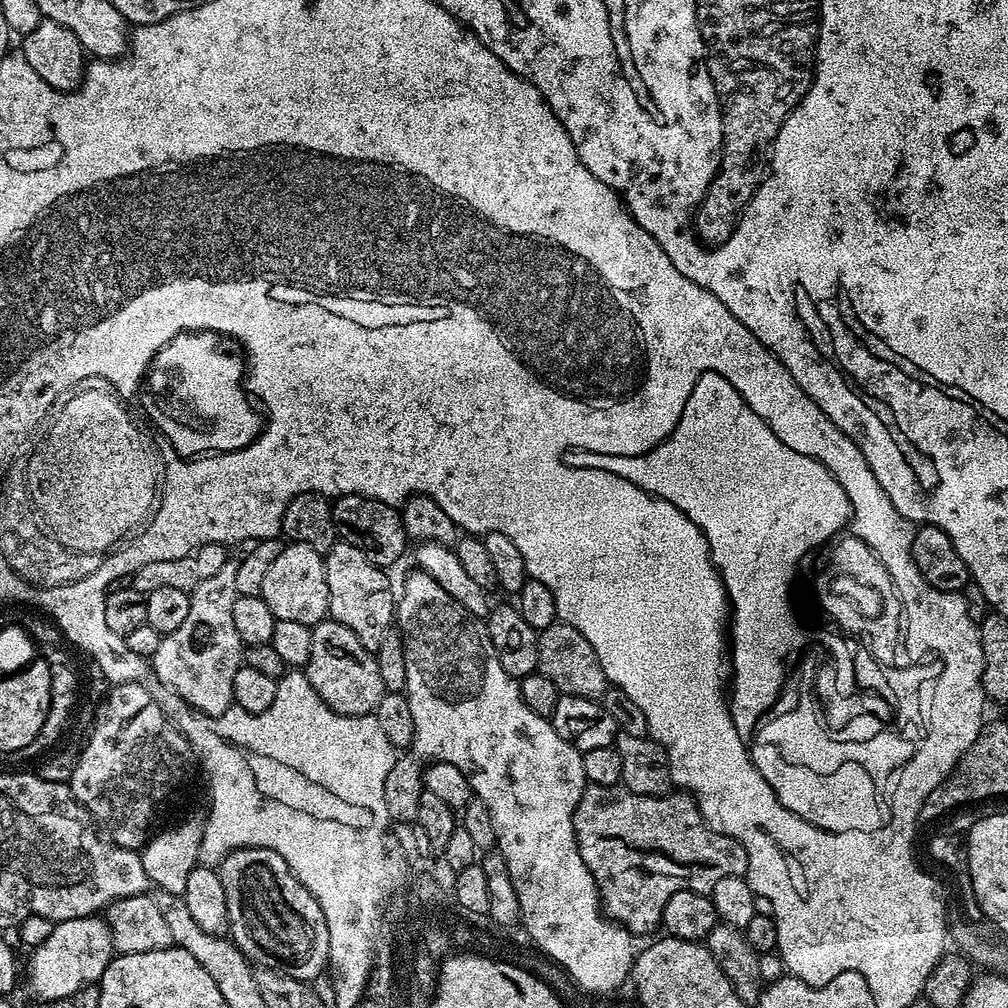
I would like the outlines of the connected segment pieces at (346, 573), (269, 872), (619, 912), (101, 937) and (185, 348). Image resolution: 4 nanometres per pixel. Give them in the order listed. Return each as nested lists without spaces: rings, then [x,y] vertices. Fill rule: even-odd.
[[[337,542],[324,556],[326,566],[326,586],[328,587],[328,616],[336,620],[370,653],[376,653],[382,646],[382,638],[393,631],[396,615],[397,597],[392,596],[392,584],[388,581],[389,573],[383,568],[374,566],[358,550],[358,546],[350,546]]]
[[[239,848],[220,863],[218,871],[222,890],[226,890],[230,939],[248,961],[305,982],[312,982],[323,968],[329,967],[322,906],[298,882],[282,854],[265,848]]]
[[[588,784],[574,810],[574,834],[582,862],[586,862],[600,892],[605,917],[627,928],[636,938],[661,927],[664,907],[674,894],[682,890],[710,894],[720,879],[744,876],[748,870],[744,847],[734,838],[712,829],[702,818],[695,799],[688,794],[639,796],[623,786],[607,788]]]
[[[83,916],[73,920],[61,920],[53,927],[50,938],[42,942],[31,953],[32,961],[26,964],[26,980],[32,987],[32,992],[41,1002],[50,1000],[61,1000],[72,996],[78,989],[85,986],[92,986],[99,981],[100,975],[108,969],[108,963],[114,959],[112,946],[112,931],[108,929],[107,923],[96,916]]]
[[[178,336],[175,343],[161,353],[160,359],[156,361],[156,371],[150,380],[171,392],[175,401],[184,407],[180,416],[165,420],[166,441],[169,445],[172,444],[174,451],[184,455],[181,457],[196,458],[205,452],[245,447],[262,431],[262,416],[261,413],[260,416],[256,413],[257,405],[250,399],[242,383],[242,367],[238,356],[220,346],[213,336]]]

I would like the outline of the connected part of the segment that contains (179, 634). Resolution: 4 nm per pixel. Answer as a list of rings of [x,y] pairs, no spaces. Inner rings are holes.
[[[229,558],[214,574],[214,578],[206,578],[202,586],[198,586],[190,593],[190,614],[182,621],[182,626],[170,634],[160,638],[158,650],[150,658],[150,672],[153,677],[161,680],[165,689],[177,692],[188,703],[188,707],[202,712],[206,716],[220,716],[227,708],[233,707],[232,691],[234,690],[234,674],[242,667],[242,645],[238,630],[234,630],[234,602],[236,601],[236,587],[234,574],[236,560]]]

